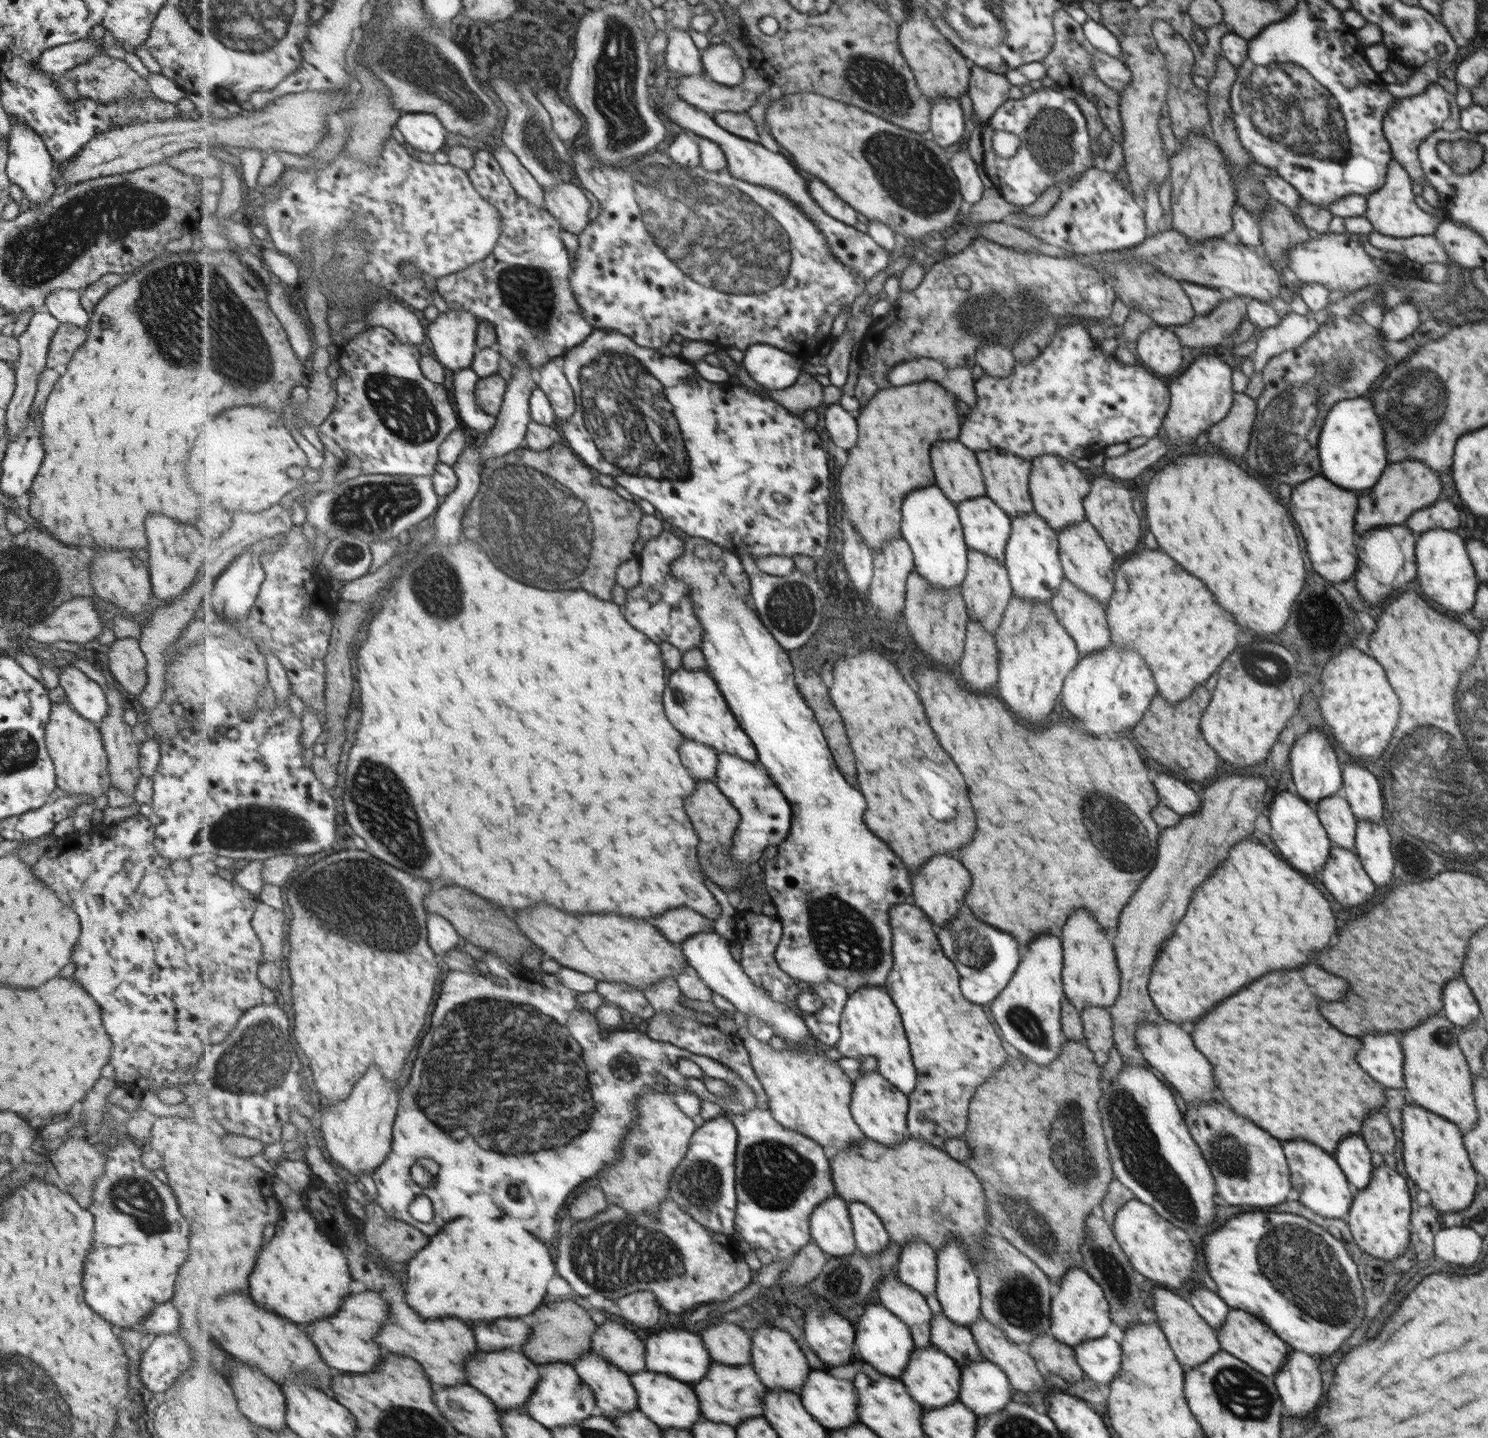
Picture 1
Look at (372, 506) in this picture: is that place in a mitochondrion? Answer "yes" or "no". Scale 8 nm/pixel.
yes

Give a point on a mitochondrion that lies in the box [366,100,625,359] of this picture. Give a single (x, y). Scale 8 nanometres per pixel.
(528, 292)

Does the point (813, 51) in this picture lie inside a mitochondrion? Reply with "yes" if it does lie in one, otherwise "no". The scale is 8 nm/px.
no

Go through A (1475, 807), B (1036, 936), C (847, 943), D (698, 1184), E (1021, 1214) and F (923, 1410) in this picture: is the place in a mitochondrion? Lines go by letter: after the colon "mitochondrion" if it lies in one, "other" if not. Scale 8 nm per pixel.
A: mitochondrion
B: other
C: mitochondrion
D: mitochondrion
E: mitochondrion
F: other

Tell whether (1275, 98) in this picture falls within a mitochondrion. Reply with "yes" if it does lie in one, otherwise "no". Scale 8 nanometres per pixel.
yes

